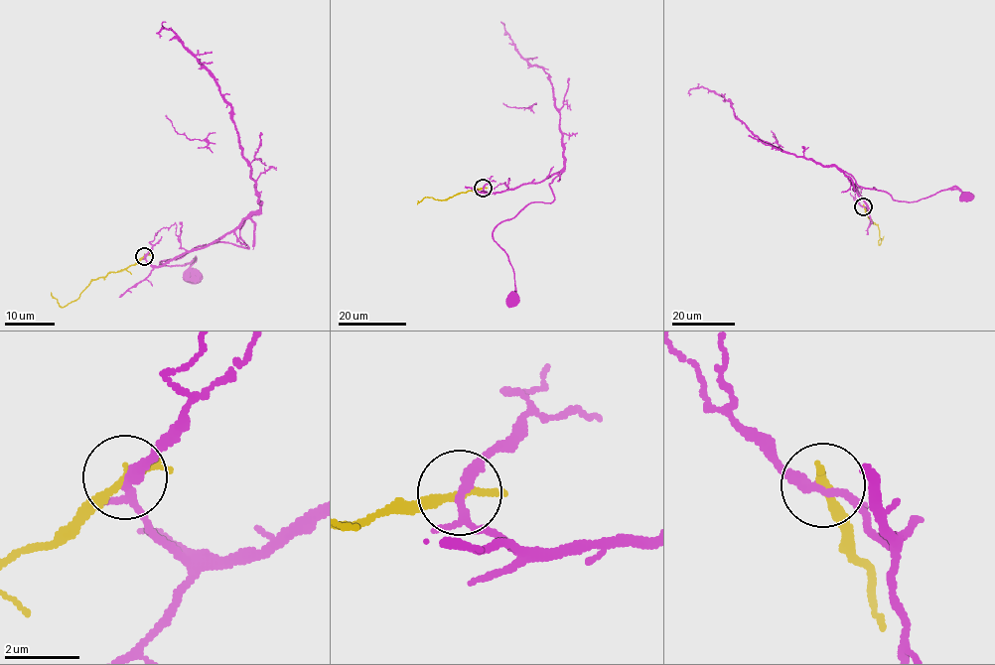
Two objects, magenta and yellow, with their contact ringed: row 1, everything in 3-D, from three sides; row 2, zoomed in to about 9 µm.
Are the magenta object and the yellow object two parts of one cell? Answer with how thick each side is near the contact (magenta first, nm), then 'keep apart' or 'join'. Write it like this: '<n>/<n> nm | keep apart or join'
190/280 nm | keep apart

